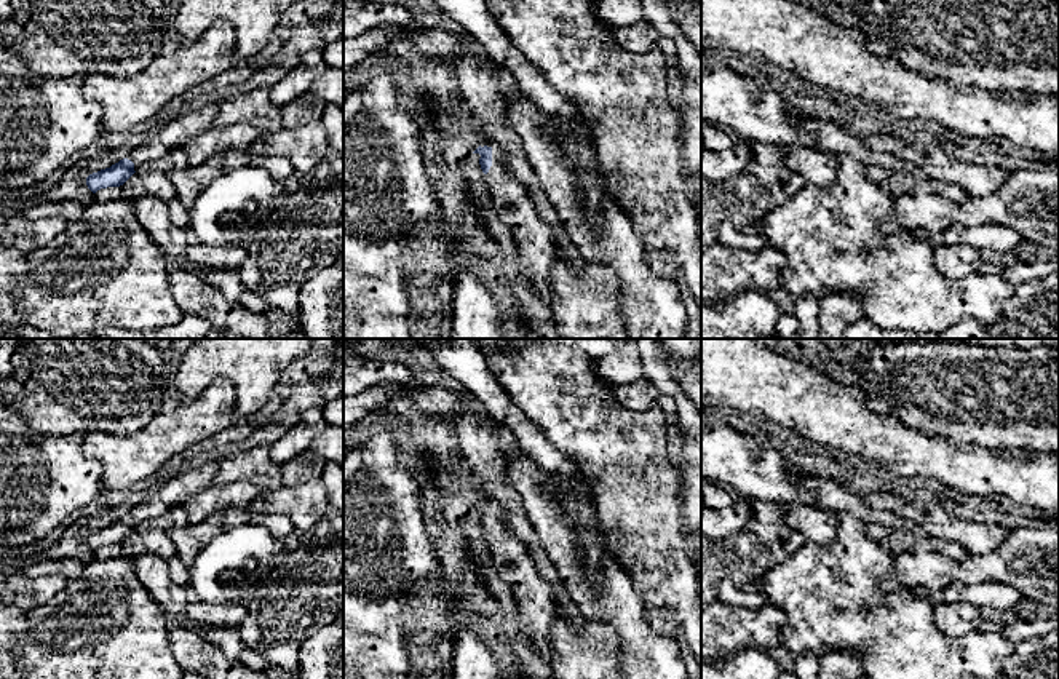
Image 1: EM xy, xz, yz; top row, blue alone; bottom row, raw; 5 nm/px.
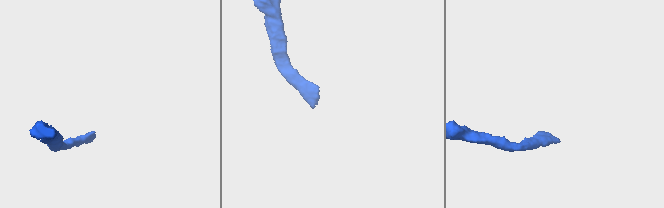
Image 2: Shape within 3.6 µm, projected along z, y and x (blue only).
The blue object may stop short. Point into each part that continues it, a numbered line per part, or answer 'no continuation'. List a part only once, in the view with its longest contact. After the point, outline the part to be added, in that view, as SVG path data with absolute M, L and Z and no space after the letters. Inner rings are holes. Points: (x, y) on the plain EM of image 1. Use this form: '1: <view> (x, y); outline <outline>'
1: xz (513, 564); outline M492 505L492 524L486 532L495 575L508 583L519 607L519 628L530 645L553 665L551 621L554 613L551 585L540 577L527 546L505 526L500 505Z

